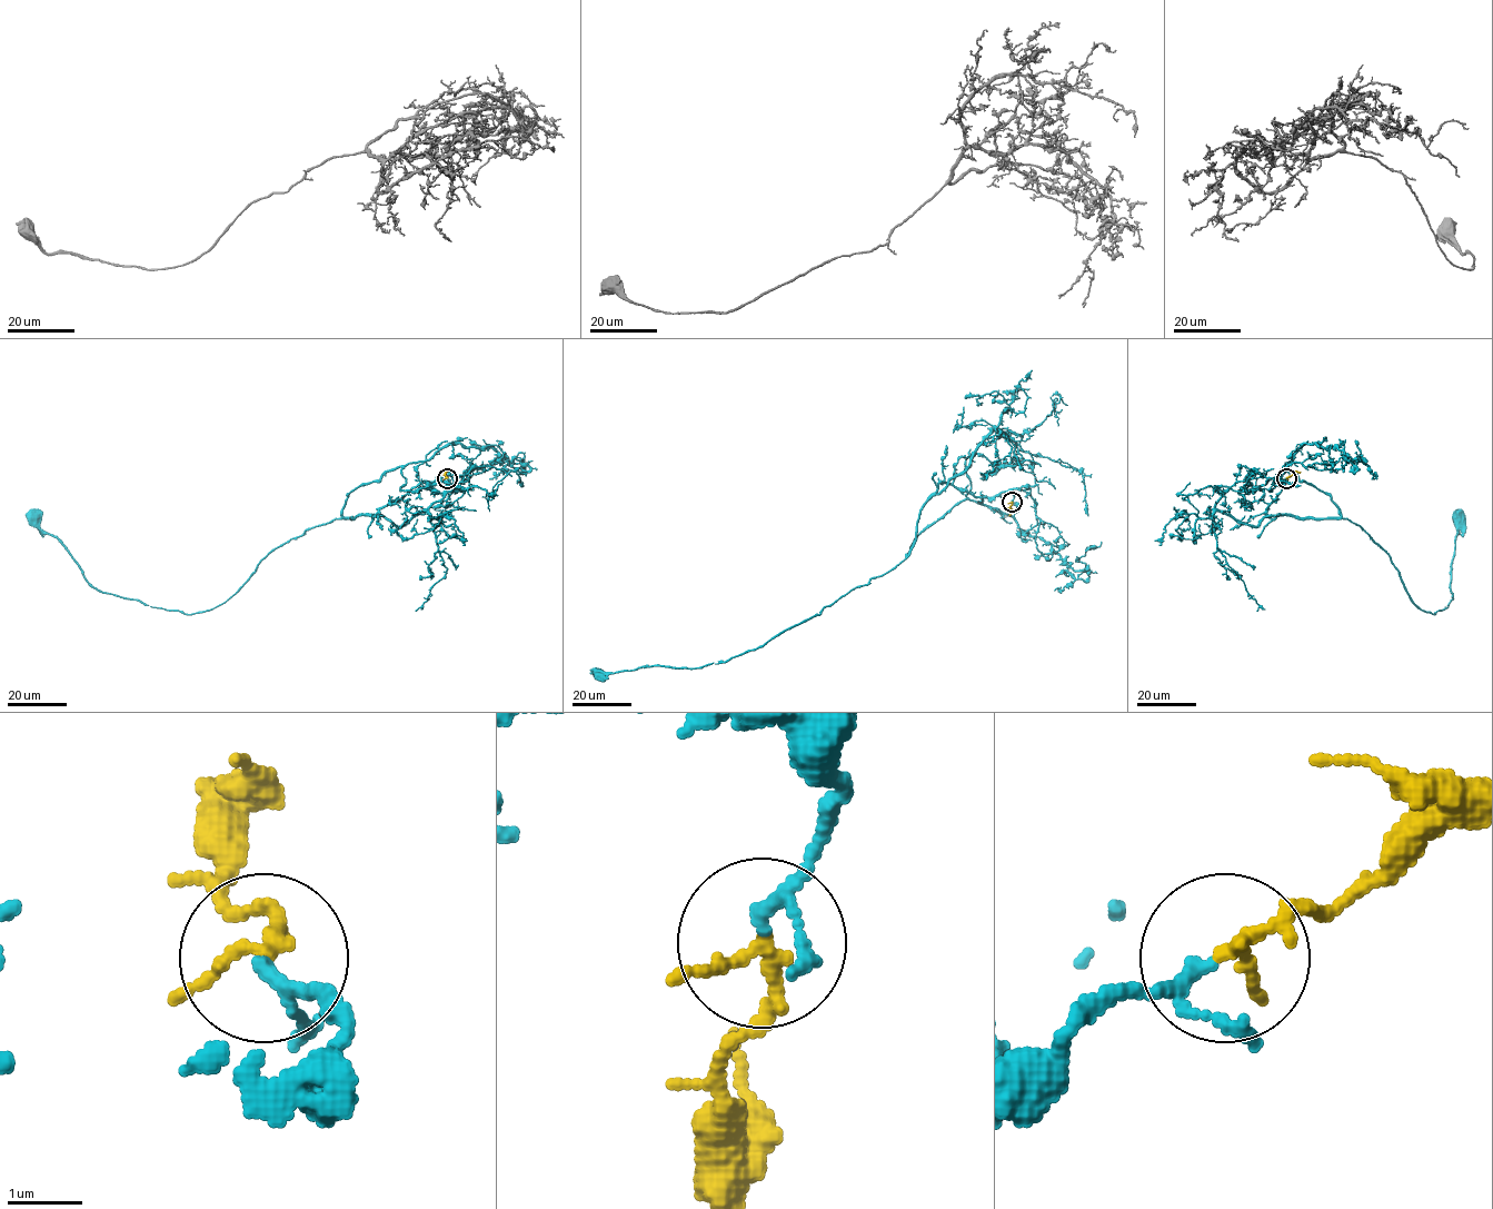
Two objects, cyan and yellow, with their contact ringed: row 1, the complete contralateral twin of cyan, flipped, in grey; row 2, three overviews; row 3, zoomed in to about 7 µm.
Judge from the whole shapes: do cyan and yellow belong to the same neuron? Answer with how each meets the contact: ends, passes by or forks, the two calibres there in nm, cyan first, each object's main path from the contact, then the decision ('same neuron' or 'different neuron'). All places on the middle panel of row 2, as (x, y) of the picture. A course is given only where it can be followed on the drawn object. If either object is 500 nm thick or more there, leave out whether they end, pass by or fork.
cyan passes by; yellow passes by; 140 nm thick on the cyan side, 160 nm on the other; cyan runs (1012, 501), (1008, 492), (975, 497), (941, 482), (921, 512), (909, 555), (819, 614), (724, 662), (598, 676); yellow runs (1012, 502), (1008, 515); same neuron

